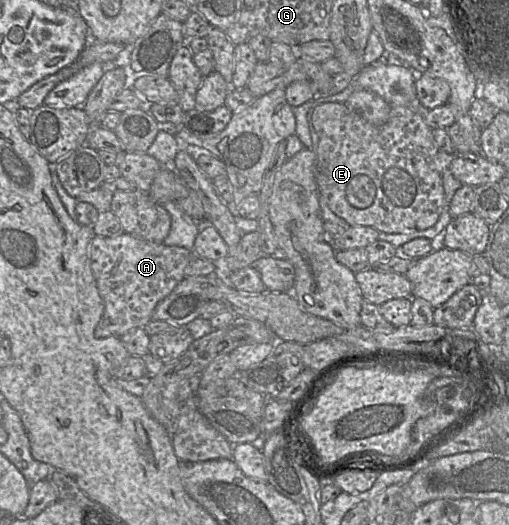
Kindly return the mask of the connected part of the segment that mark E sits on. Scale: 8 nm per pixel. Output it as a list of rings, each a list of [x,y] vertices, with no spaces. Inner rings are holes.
[[[326,102],[318,104],[309,111],[308,121],[312,140],[311,149],[316,155],[315,181],[319,193],[320,206],[327,205],[349,227],[371,227],[380,233],[417,232],[435,225],[444,207],[444,190],[441,175],[433,167],[433,158],[438,149],[432,137],[431,128],[425,123],[418,112],[408,106],[392,106],[387,122],[377,126],[366,121],[344,102]]]

